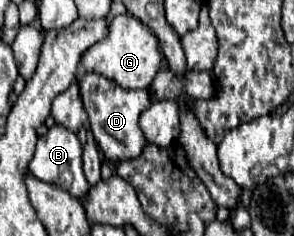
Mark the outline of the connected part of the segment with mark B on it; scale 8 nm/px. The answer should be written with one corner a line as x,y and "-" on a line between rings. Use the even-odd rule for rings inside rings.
55,123
43,137
39,137
35,147
35,157
31,159
31,173
47,183
55,183
61,189
69,191
75,197
83,197
89,191
89,183
83,175
83,163
81,163
81,143
77,133
67,131
63,125

